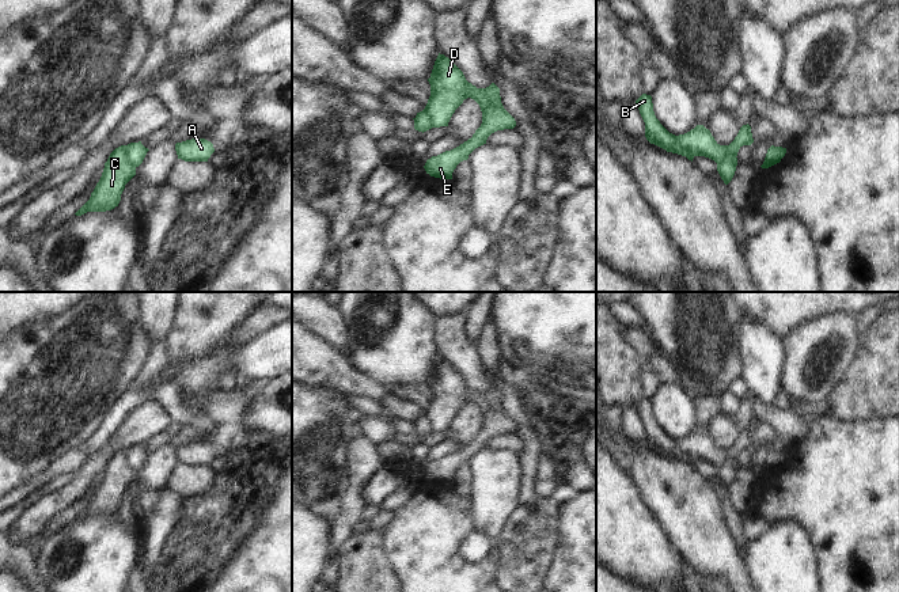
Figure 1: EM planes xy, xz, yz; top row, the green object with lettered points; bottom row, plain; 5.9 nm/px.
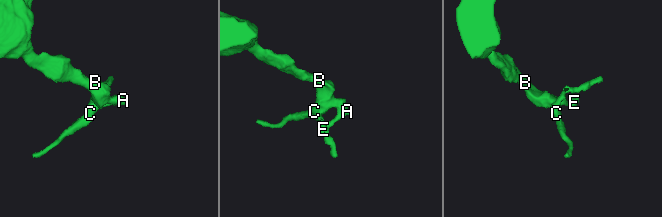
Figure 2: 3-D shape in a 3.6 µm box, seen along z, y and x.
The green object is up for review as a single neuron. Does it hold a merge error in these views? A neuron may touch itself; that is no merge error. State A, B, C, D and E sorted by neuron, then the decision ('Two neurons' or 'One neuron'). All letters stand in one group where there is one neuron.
Groups: A B D E / C. Two neurons.

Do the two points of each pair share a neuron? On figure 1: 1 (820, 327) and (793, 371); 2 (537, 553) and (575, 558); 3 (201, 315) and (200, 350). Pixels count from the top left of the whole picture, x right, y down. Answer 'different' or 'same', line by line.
1: same
2: different
3: same

